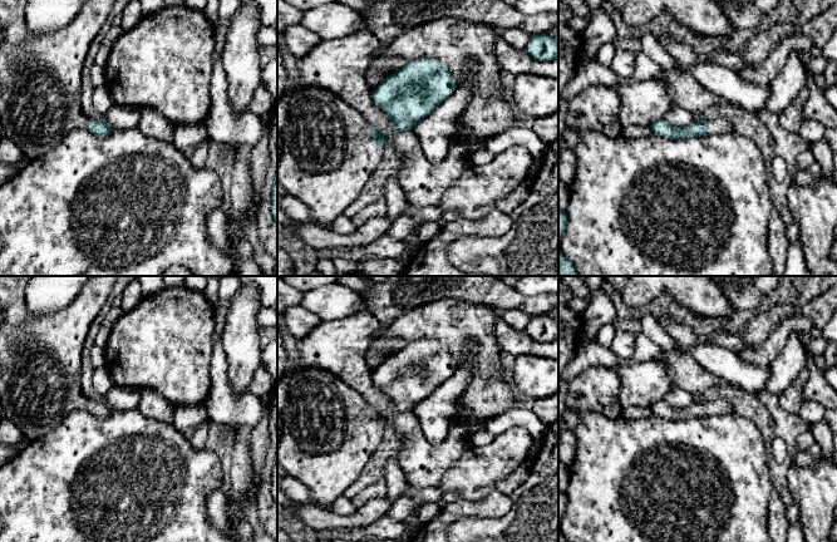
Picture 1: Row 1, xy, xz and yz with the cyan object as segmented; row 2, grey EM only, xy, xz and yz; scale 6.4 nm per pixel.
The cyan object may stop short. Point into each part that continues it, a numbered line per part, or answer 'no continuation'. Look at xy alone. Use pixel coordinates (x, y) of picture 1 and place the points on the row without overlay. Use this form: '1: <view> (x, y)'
1: xy (40, 375)

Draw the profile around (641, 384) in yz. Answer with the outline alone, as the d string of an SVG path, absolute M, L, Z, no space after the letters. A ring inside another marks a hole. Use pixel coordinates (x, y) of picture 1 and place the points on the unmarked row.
M619 360L612 369L620 380L619 404L622 408L650 406L673 386L666 368L656 360L637 364Z

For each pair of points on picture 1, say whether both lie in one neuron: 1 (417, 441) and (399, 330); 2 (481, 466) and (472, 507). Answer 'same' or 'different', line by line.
1: different
2: different

